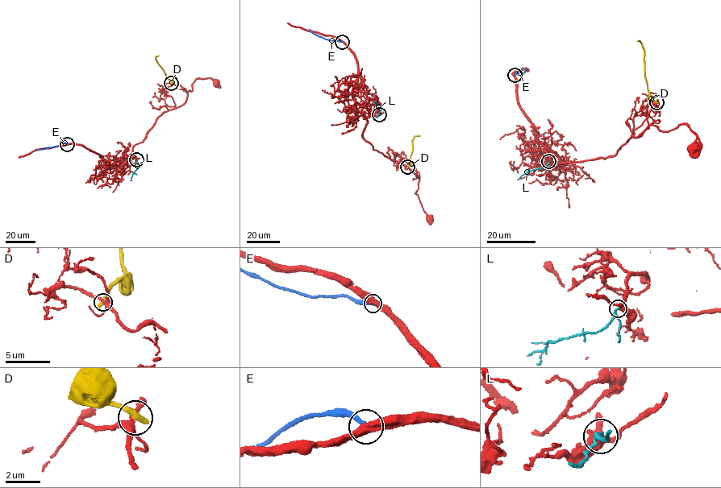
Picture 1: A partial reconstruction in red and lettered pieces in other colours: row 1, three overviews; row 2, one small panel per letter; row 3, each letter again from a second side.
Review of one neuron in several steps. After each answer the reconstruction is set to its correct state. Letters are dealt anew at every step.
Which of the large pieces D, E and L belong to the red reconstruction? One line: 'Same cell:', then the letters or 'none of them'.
Same cell: L

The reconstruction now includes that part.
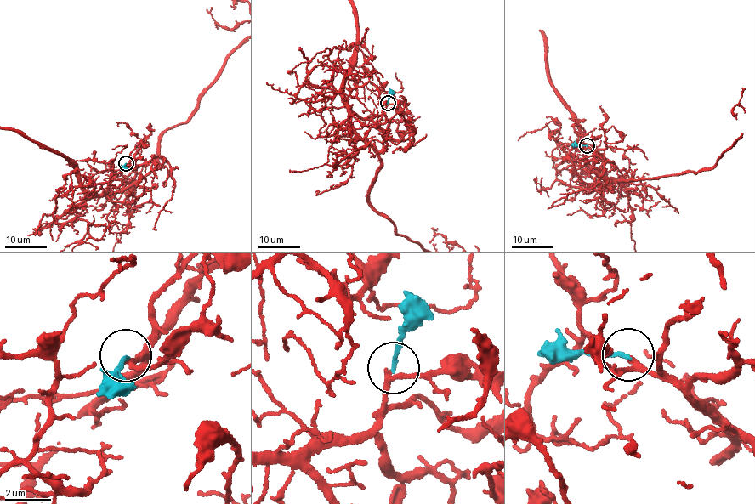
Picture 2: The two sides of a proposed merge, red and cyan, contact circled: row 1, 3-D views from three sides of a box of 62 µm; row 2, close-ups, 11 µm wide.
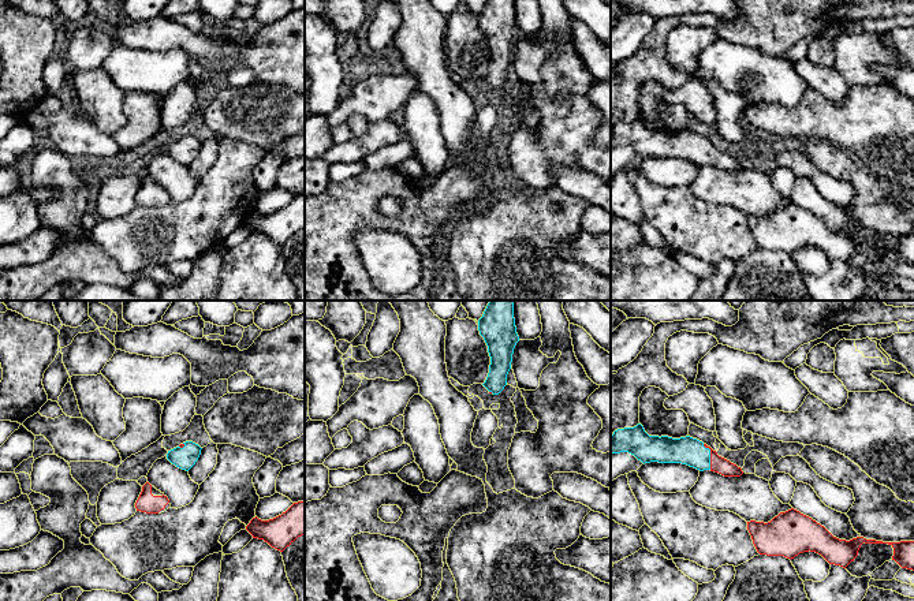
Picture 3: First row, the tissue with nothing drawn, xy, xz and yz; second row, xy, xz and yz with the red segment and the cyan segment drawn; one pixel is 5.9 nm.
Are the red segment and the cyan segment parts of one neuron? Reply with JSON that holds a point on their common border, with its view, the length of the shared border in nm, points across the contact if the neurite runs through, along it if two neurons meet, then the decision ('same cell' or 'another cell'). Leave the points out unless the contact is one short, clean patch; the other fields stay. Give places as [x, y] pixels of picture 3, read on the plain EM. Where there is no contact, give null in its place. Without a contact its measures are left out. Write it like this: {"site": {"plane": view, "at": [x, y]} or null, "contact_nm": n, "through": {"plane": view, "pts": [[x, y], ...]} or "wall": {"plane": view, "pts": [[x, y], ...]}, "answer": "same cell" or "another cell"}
{"site": {"plane": "yz", "at": [711, 150]}, "contact_nm": 160, "through": {"plane": "yz", "pts": [[719, 159], [711, 150], [700, 150], [689, 145]]}, "answer": "same cell"}

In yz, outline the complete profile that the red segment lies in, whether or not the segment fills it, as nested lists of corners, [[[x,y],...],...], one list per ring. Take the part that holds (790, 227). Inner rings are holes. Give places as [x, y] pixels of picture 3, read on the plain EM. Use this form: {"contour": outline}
{"contour": [[[794,202],[780,206],[768,217],[750,214],[747,216],[747,224],[760,249],[784,250],[791,254],[799,247],[810,244],[821,249],[829,258],[846,262],[858,250],[858,244],[863,236],[888,238],[894,242],[892,254],[895,254],[902,262],[914,265],[914,235],[883,236],[866,234],[863,231],[857,231],[850,235],[839,234],[833,231],[824,220]]]}

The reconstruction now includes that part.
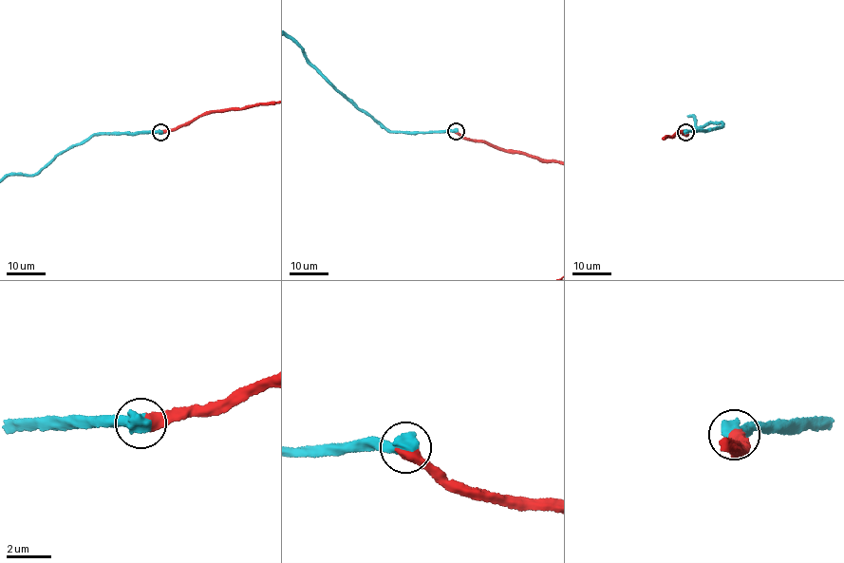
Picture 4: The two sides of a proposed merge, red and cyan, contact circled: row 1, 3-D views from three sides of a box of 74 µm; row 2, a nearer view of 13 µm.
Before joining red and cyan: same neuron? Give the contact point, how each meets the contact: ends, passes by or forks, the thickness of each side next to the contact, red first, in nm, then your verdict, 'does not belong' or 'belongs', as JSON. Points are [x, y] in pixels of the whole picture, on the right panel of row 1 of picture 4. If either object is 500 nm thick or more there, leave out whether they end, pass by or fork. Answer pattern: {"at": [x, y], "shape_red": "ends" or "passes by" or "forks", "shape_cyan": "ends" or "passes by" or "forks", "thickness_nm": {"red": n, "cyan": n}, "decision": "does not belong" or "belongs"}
{"at": [685, 132], "thickness_nm": {"red": 600, "cyan": 750}, "decision": "belongs"}

